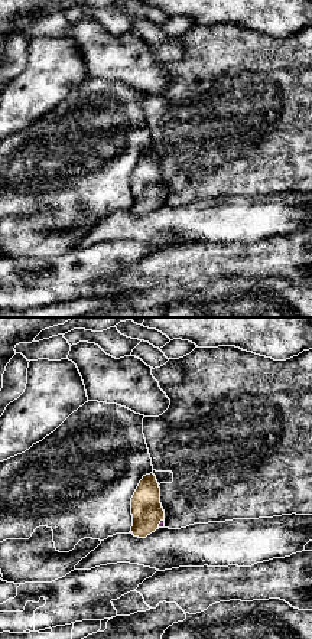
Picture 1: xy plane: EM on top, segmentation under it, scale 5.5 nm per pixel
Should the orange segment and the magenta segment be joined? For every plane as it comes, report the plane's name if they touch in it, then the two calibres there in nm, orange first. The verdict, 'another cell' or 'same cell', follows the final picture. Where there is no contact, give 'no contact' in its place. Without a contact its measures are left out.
xy | 170/30 nm

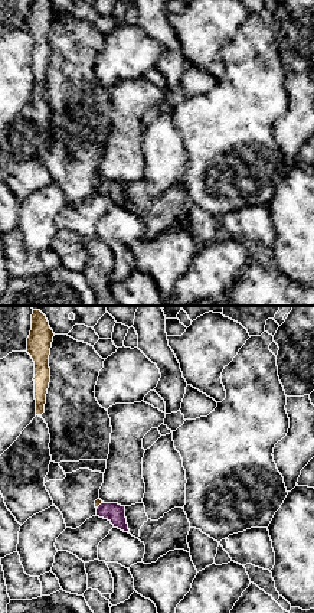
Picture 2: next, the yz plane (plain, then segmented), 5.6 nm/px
yz | 40/110 nm

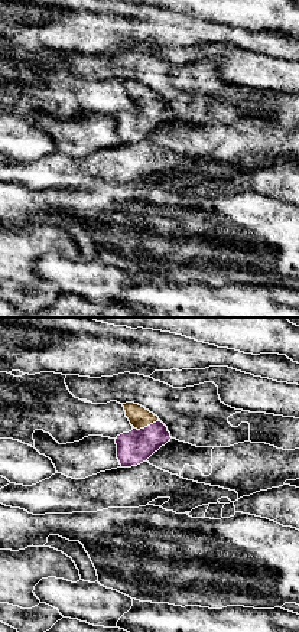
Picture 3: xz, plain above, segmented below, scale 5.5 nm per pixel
xz | 120/190 nm

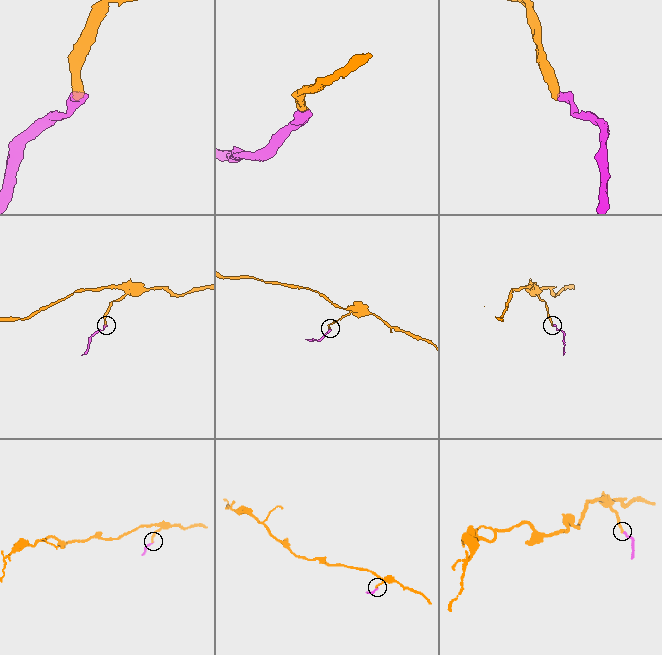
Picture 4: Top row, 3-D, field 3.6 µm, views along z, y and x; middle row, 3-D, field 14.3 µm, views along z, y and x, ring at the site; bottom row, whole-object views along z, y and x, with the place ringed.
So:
same cell

